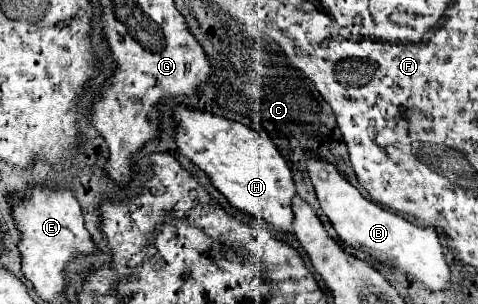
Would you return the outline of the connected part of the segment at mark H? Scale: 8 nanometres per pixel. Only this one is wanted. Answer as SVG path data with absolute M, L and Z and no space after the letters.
M184 106L174 108L174 118L178 124L176 144L180 152L210 176L212 184L234 208L258 216L284 232L292 230L292 202L296 196L294 176L266 130L256 132L240 122L226 120L210 112L188 110Z

